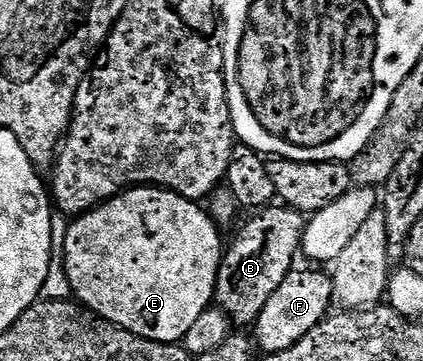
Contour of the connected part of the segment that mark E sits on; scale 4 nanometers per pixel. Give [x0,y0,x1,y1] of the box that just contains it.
[65,185,223,344]

